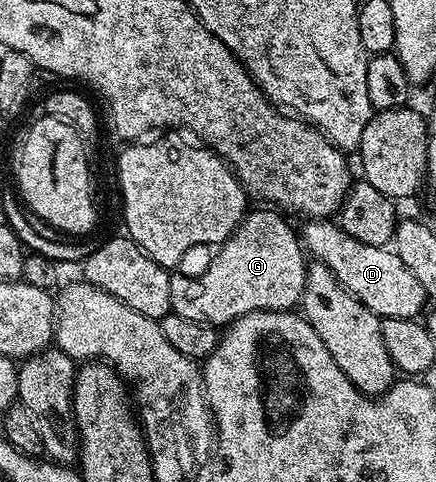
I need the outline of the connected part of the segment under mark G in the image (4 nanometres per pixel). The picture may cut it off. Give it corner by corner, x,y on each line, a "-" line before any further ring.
258,207
255,211
247,212
243,217
242,222
238,224
233,235
223,241
221,245
217,246
214,258
206,265
206,270
203,271
199,277
178,277
178,275
171,276
170,286
172,287
172,295
170,296
170,308
176,315
180,315
184,319
192,319
196,323
204,323
205,325
213,325
215,327
225,327
234,321
237,317
243,317
249,313
256,311
290,311
295,308
302,300
302,292
304,291
304,283
306,282
306,271
308,268
308,257
304,252
304,246
300,240
299,234
296,229
293,229
288,222
287,218
281,212
275,211
270,207

